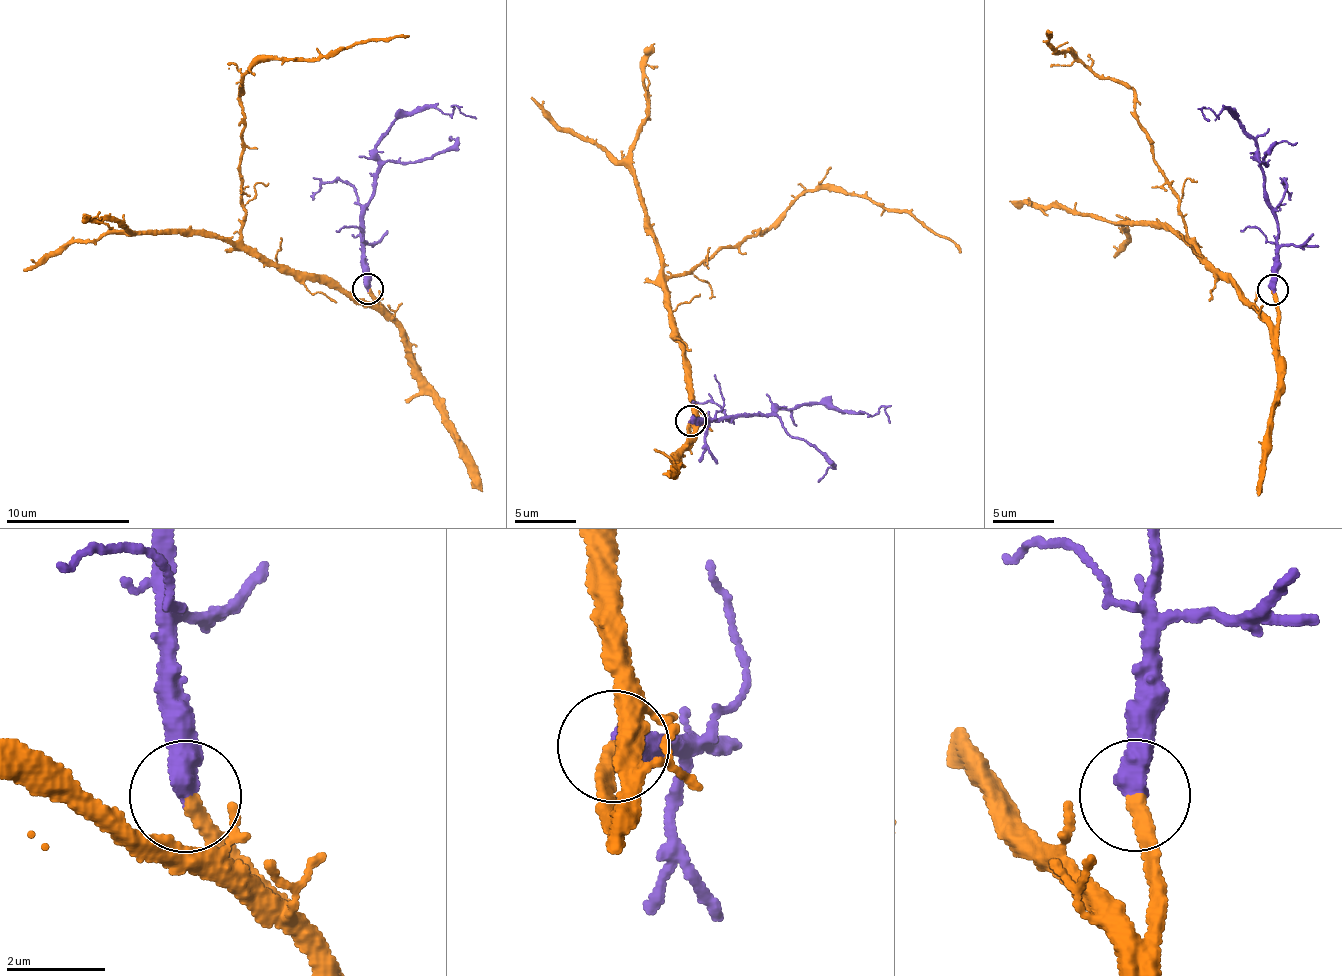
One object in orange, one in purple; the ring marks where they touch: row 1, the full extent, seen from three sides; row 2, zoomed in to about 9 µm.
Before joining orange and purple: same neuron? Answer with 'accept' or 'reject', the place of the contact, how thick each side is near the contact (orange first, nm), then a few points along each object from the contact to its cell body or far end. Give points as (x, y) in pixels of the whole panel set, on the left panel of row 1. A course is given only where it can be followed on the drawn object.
accept; place (367, 288); calibres 280 and 480 nm; course orange (366, 289), (391, 314), (303, 278), (243, 242), (239, 90), (259, 63), (313, 61), (370, 39), (408, 36); course purple (366, 289), (363, 209), (372, 190), (378, 144), (396, 120), (427, 108), (452, 115), (455, 106), (476, 118)

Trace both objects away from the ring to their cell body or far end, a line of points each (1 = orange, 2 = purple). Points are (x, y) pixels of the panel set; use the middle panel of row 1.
1: (689, 420), (691, 436), (690, 383), (667, 281), (768, 229), (819, 188), (850, 192), (907, 211), (960, 252)
2: (689, 420), (730, 417), (818, 404), (870, 417), (883, 407), (890, 423)

